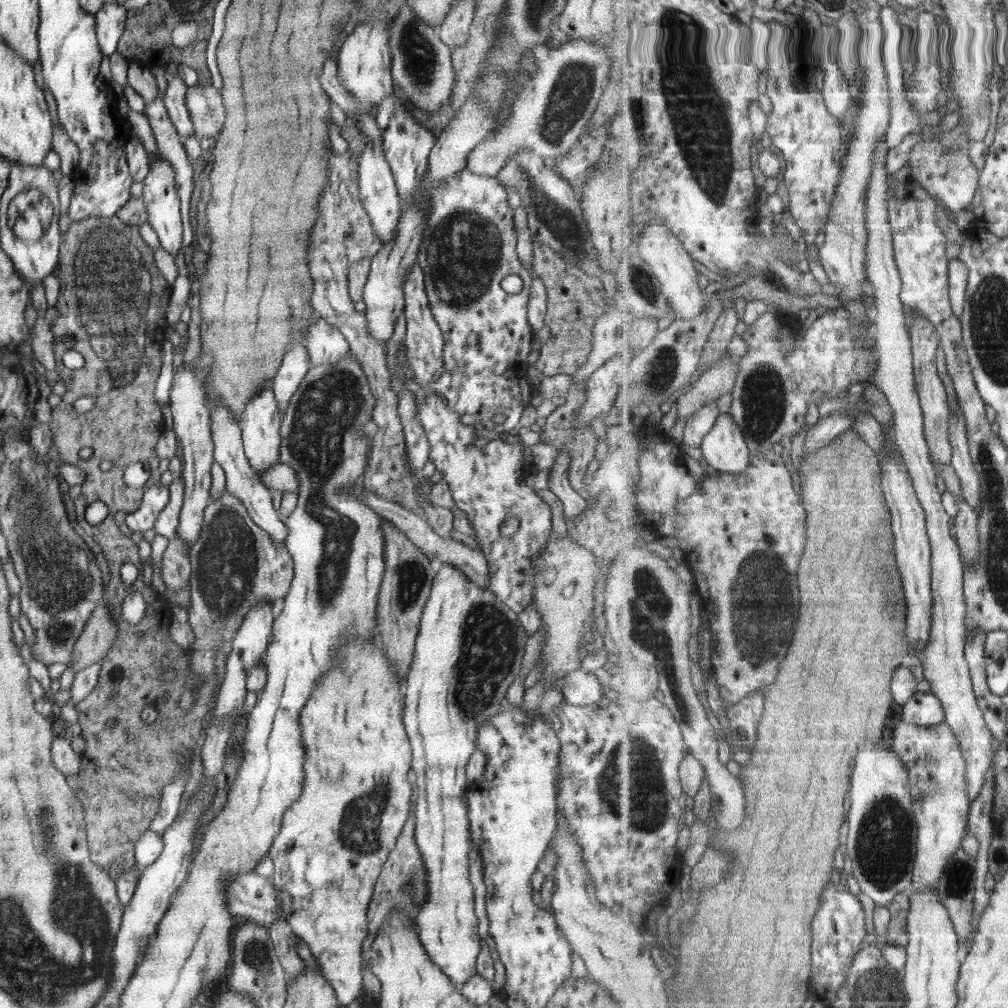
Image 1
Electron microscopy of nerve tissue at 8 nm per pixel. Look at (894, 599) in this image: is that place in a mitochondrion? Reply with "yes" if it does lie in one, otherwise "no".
yes

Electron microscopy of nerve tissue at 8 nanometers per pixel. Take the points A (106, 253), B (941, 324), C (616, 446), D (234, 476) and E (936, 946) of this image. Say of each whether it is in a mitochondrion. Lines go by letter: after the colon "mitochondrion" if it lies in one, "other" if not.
A: mitochondrion
B: other
C: other
D: other
E: other

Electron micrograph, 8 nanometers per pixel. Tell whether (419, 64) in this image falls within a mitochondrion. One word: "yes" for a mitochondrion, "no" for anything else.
yes

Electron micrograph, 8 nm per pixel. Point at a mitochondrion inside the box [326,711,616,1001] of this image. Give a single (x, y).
(358, 833)

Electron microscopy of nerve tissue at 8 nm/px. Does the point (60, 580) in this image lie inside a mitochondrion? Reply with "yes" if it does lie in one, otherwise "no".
yes

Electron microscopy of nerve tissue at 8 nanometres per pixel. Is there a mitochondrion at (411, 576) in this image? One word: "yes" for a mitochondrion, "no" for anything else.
yes

